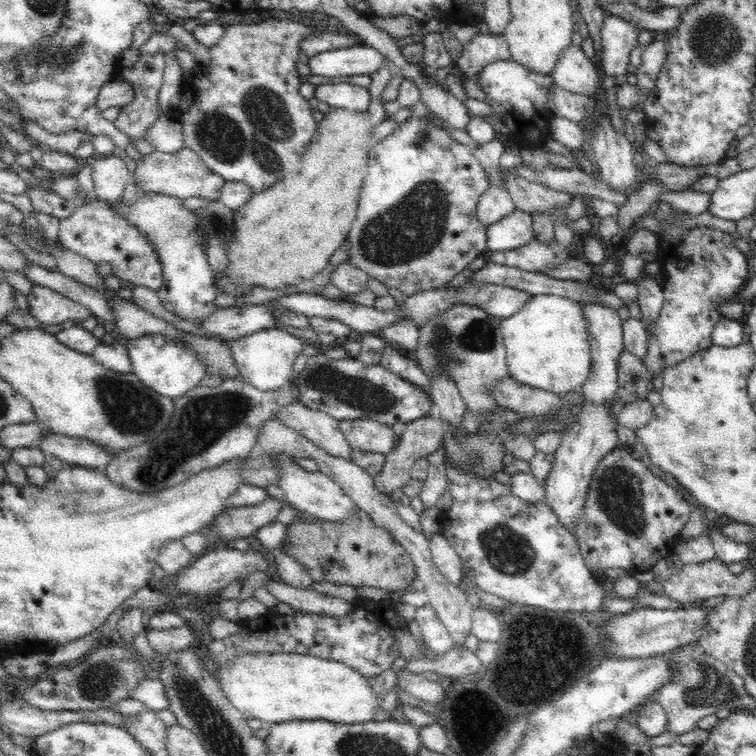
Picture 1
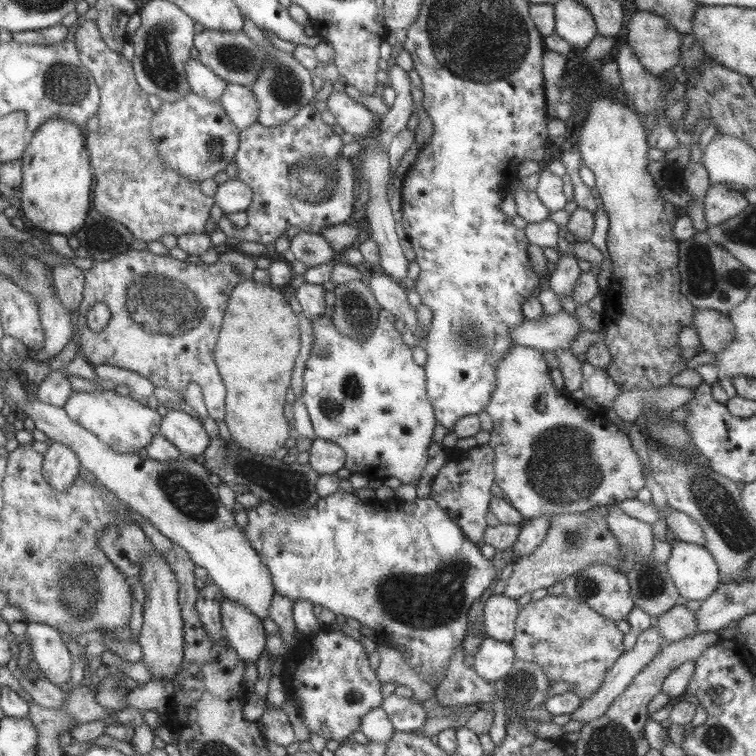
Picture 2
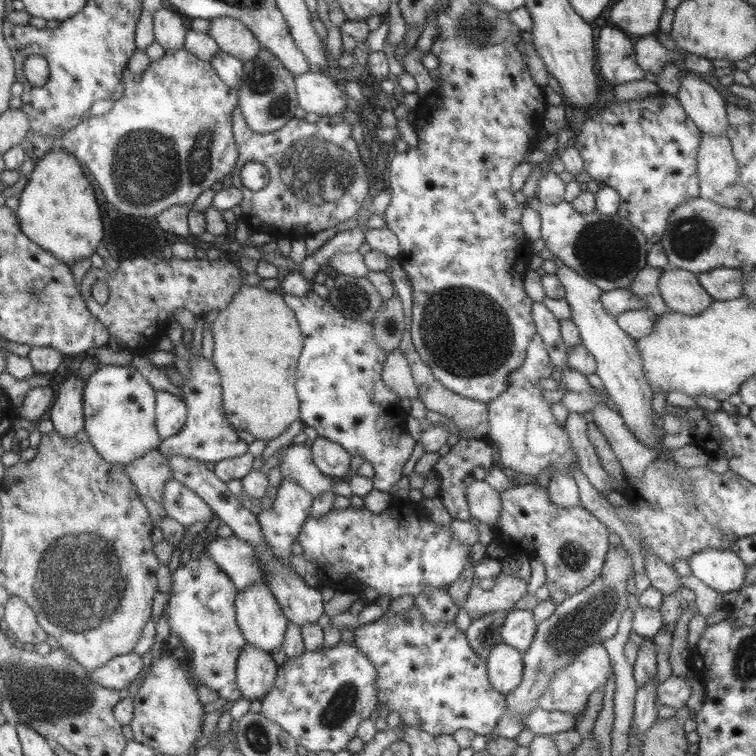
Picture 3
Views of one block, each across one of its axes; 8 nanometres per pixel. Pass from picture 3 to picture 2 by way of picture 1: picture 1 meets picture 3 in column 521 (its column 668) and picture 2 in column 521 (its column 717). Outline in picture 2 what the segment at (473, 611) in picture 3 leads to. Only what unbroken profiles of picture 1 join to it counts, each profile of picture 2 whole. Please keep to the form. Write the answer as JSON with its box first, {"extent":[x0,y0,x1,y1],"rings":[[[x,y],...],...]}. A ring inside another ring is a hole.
{"extent":[503,514,621,599],"rings":[[[581,514],[553,515],[545,536],[529,555],[517,558],[513,562],[513,571],[505,582],[503,595],[517,599],[527,592],[537,588],[547,588],[553,583],[562,582],[567,576],[577,574],[593,563],[603,563],[613,569],[618,569],[621,562],[619,544],[613,534],[609,532],[603,517],[585,519]]]}

